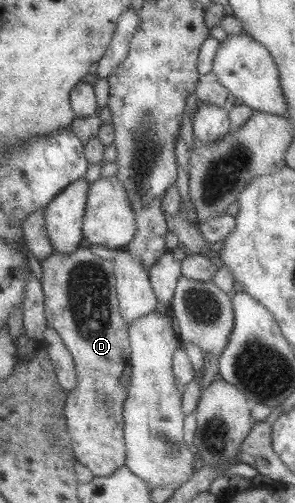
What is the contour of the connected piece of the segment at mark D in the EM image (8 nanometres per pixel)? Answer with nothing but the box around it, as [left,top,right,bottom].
[39,245,130,477]

